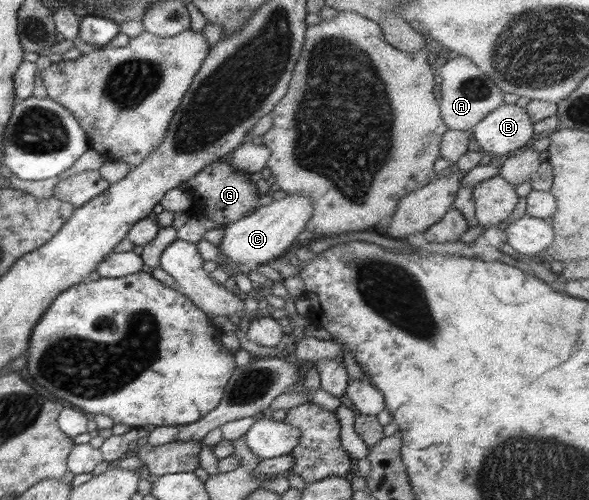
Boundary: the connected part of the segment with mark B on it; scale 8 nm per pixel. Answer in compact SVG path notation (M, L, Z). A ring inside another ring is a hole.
M502 104L494 111L485 115L471 129L471 133L474 137L474 141L480 146L480 152L484 155L496 154L504 155L510 154L514 149L518 151L524 149L530 142L532 137L533 123L528 117L528 114L524 111L524 108L516 106L516 104Z

